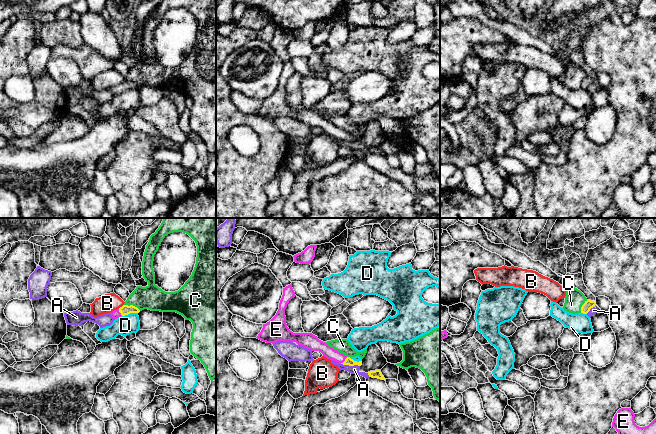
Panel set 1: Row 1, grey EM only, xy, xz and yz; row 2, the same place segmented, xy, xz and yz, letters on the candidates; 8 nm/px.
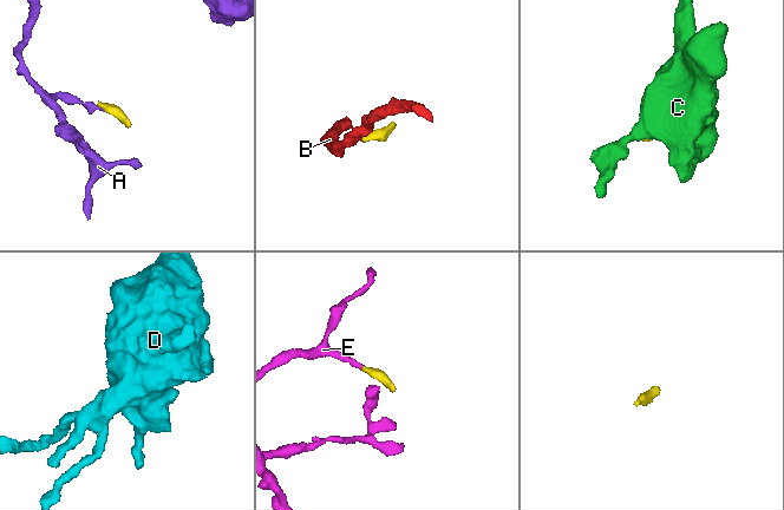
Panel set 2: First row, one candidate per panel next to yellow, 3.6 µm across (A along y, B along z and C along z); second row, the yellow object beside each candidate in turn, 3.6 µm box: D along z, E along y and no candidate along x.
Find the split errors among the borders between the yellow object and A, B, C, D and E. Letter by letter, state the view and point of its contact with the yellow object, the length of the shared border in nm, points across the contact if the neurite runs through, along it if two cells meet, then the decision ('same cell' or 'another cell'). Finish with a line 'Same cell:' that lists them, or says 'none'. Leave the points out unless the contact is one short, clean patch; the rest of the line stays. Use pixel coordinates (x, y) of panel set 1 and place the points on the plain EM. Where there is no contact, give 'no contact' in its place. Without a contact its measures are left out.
A: meets yellow in xz at (350, 141); contact 150 nm long; border along xz (341, 139), (359, 142); another cell
B: meets yellow in xy at (120, 83); contact 60 nm long; border along xy (123, 80), (118, 84); another cell
C: meets yellow in xy at (132, 81); contact 140 nm long; border along xy (124, 80), (134, 81), (140, 86); another cell
D: meets yellow in xy at (129, 89); contact 130 nm long; border along xy (137, 88), (131, 88), (122, 92); another cell
E: meets yellow in xz at (344, 137); contact 80 nm long; runs through xz (348, 137), (344, 137), (318, 121); same cell
Same cell: E

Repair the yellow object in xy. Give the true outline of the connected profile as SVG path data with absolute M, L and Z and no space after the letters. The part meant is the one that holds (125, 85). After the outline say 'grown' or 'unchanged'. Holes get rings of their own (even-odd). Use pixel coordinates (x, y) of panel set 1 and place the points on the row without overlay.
M123 81L117 86L112 87L110 90L114 95L120 94L121 92L128 91L130 89L139 89L140 86L133 81Z; grown

